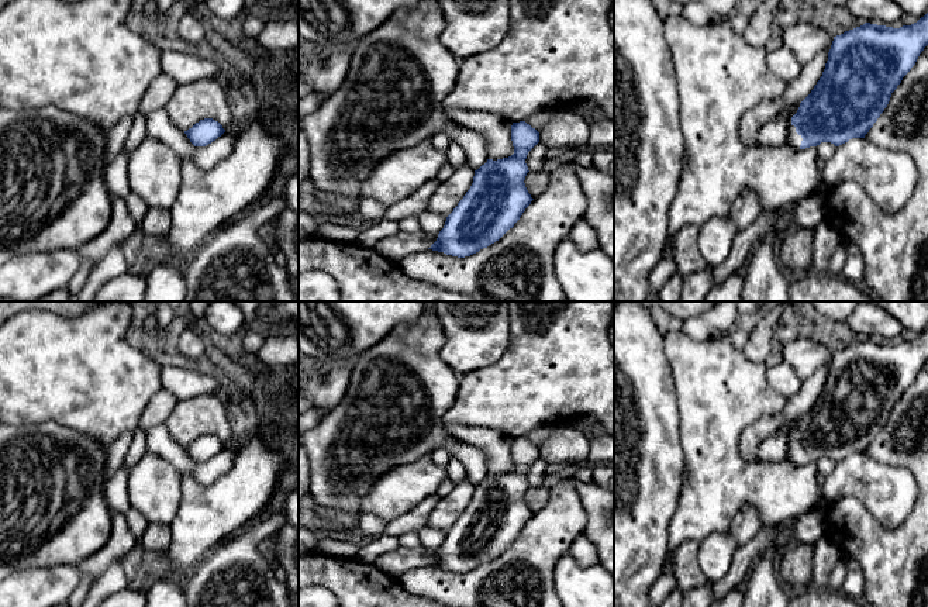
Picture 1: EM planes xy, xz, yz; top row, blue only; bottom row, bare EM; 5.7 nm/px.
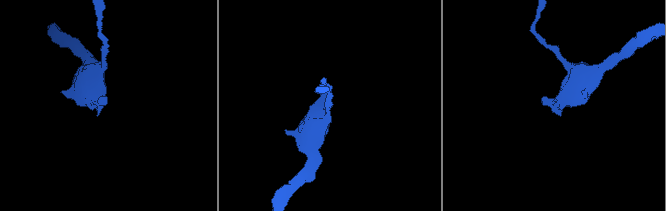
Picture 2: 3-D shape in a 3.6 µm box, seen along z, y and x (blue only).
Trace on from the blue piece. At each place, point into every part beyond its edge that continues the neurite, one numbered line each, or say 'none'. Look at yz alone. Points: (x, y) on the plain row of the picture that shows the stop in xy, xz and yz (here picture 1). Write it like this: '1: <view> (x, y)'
1: yz (793, 454)

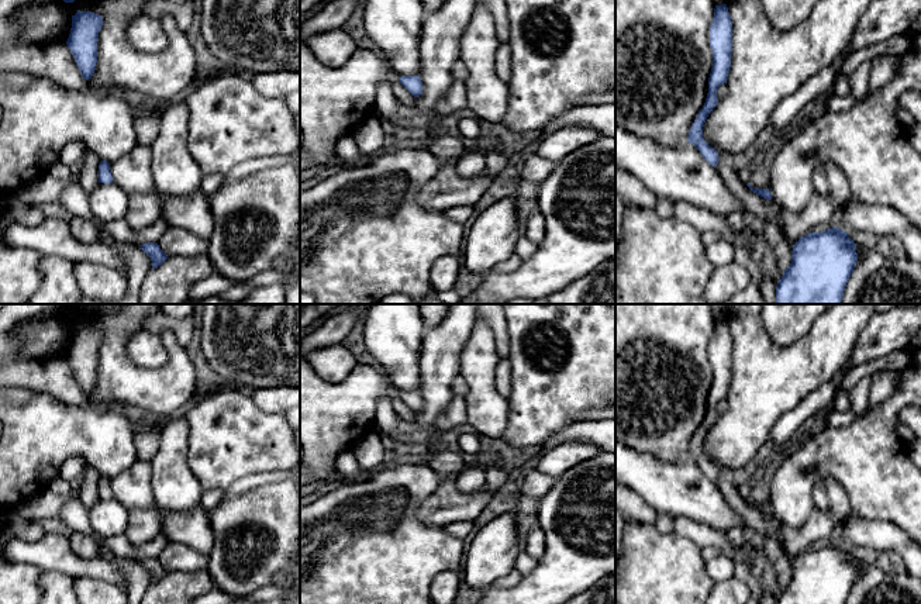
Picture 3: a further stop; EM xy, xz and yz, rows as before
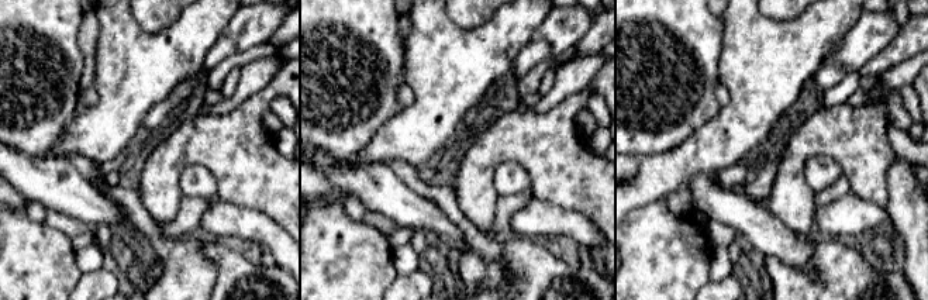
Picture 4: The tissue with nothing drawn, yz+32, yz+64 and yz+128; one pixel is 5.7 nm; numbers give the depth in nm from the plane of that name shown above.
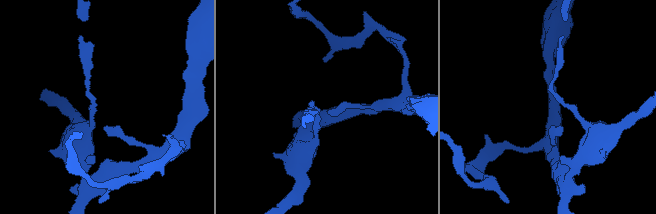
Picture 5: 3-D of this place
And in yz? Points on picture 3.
none

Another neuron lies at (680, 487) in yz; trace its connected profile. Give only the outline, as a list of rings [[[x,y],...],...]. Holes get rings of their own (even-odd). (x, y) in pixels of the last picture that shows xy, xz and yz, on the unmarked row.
[[[615,439],[615,483],[637,491],[658,514],[683,515],[721,532],[737,527],[752,536],[715,483],[687,456],[665,462]]]

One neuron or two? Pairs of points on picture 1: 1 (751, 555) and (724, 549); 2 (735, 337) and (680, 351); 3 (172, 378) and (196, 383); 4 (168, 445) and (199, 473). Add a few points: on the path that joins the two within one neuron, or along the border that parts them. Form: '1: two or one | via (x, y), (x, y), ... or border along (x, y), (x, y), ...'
1: two | border along (738, 545), (731, 568), (717, 580)
2: two | border along (728, 333), (728, 340), (741, 351)
3: one | via (178, 380), (190, 383)
4: one | via (175, 452), (192, 468)

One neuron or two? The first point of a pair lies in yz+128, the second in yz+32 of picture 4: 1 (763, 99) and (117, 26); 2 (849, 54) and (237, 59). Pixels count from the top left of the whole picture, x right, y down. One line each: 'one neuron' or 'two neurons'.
1: one neuron
2: two neurons

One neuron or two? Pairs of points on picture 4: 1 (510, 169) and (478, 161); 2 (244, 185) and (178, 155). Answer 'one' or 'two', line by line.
1: two
2: one

